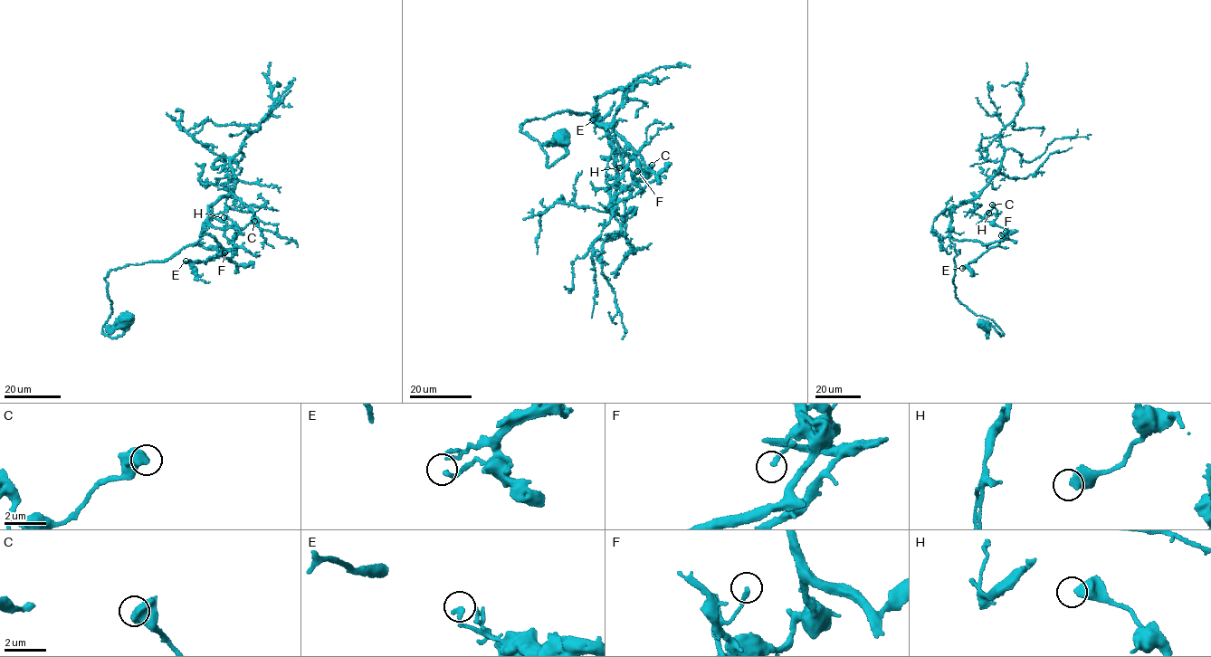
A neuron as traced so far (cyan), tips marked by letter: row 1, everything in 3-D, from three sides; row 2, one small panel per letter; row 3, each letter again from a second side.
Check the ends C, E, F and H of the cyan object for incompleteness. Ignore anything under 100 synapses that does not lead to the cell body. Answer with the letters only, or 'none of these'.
none of these

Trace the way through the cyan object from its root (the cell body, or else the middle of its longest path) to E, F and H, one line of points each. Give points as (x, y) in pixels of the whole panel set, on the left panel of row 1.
E: (128, 322), (116, 338), (103, 333), (111, 270), (168, 260), (206, 222), (228, 261), (233, 250), (185, 261)
F: (128, 322), (116, 338), (103, 333), (111, 270), (168, 260), (206, 222), (229, 260), (233, 250), (224, 252)
H: (128, 322), (116, 338), (103, 333), (108, 273), (168, 260), (206, 222), (229, 260), (236, 224), (224, 217)

